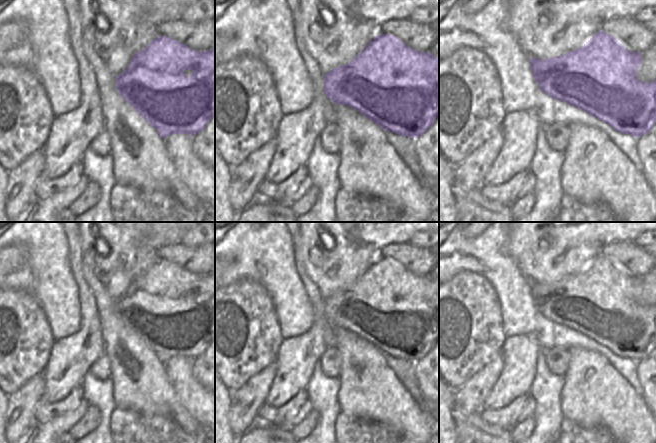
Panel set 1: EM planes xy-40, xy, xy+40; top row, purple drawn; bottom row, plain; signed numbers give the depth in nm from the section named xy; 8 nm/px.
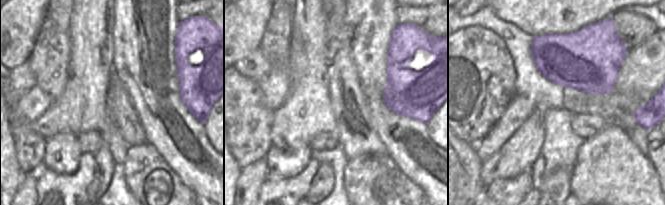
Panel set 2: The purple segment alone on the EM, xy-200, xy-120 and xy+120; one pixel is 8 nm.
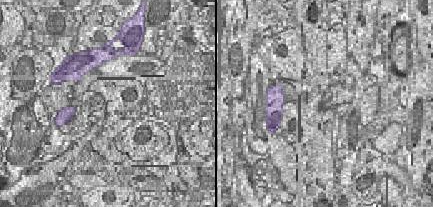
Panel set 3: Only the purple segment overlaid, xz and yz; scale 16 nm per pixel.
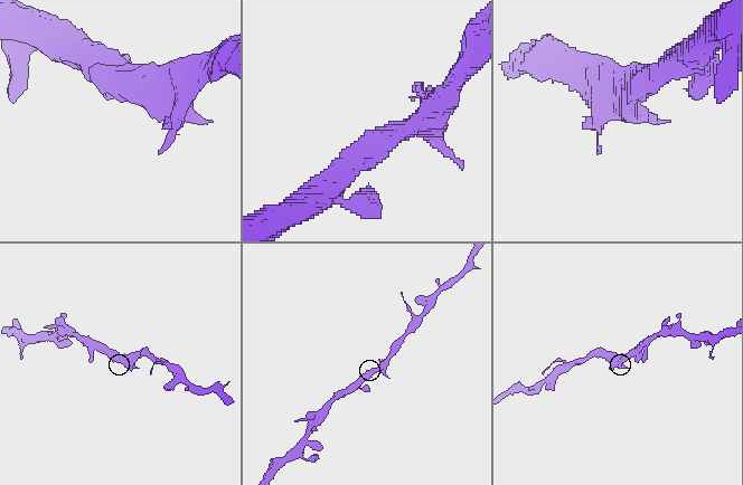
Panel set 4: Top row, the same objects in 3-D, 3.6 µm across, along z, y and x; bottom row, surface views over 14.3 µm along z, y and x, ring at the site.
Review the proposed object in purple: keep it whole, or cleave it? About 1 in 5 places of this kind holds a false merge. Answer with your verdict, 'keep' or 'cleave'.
keep

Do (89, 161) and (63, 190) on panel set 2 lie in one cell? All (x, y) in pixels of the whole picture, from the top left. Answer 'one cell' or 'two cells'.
one cell

